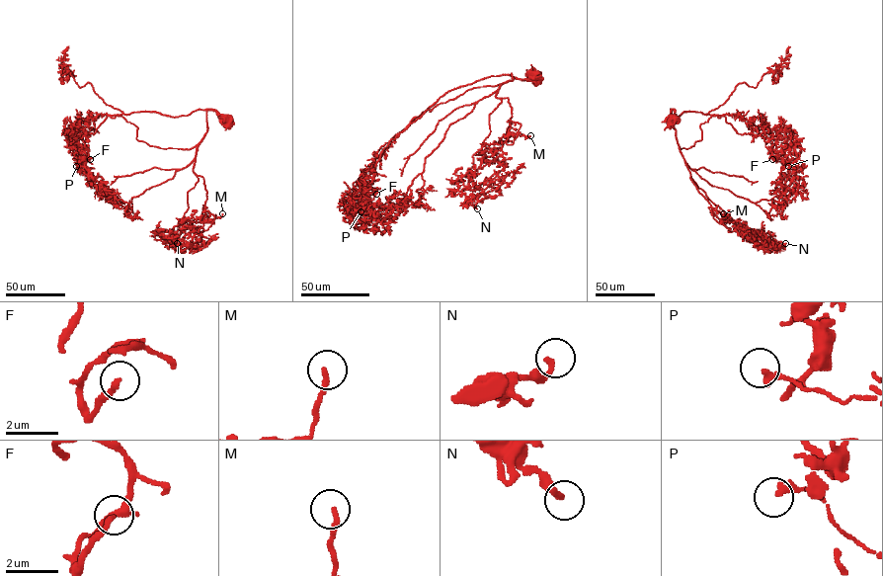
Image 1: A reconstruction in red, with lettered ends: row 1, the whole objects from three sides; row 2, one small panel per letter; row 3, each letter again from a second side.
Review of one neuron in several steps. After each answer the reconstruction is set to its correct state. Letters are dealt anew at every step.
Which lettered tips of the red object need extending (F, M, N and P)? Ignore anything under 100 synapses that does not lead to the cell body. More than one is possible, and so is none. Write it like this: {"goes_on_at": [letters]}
{"goes_on_at": ["F"]}

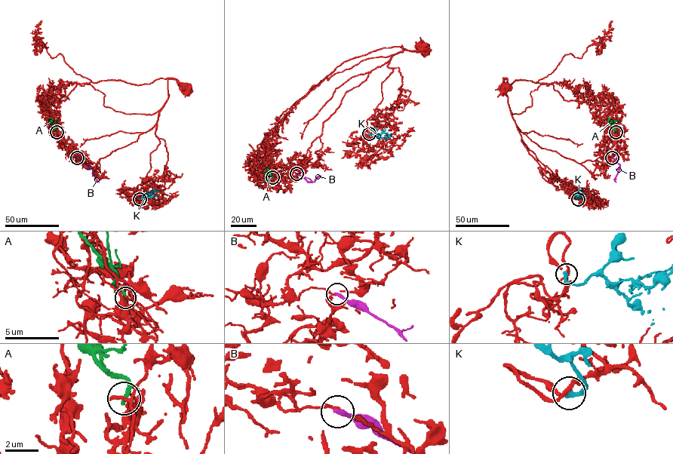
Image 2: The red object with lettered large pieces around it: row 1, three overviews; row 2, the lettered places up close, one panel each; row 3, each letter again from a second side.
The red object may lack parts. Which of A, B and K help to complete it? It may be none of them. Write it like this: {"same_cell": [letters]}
{"same_cell": ["K"]}

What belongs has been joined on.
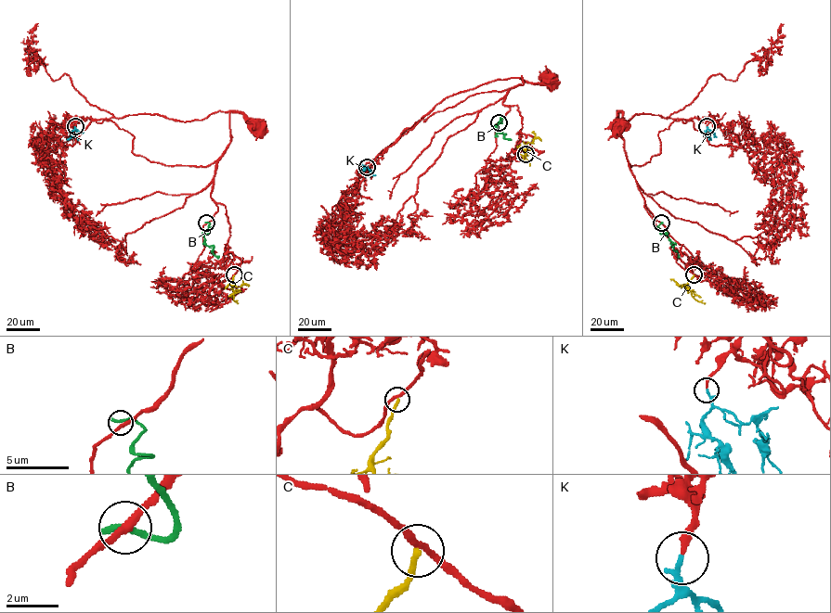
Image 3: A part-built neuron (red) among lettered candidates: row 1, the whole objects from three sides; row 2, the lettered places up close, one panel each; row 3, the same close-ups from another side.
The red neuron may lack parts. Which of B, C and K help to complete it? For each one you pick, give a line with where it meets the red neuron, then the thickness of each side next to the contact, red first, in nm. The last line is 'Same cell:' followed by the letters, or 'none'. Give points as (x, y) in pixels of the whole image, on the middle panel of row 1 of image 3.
K: (367, 167) | 220/200 nm
Same cell: K

